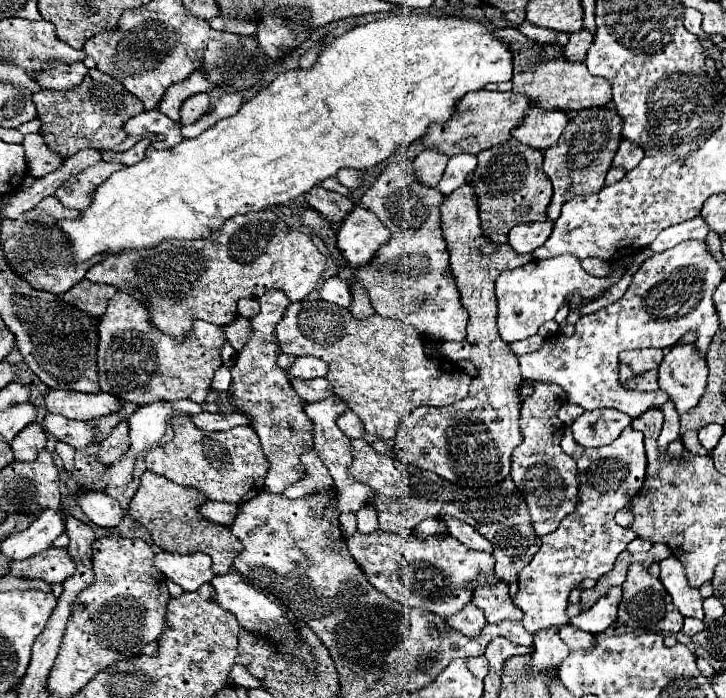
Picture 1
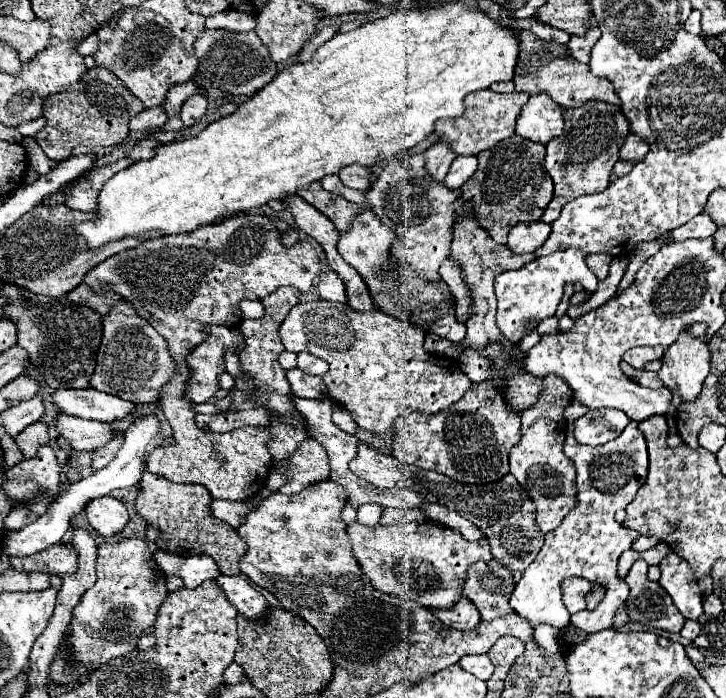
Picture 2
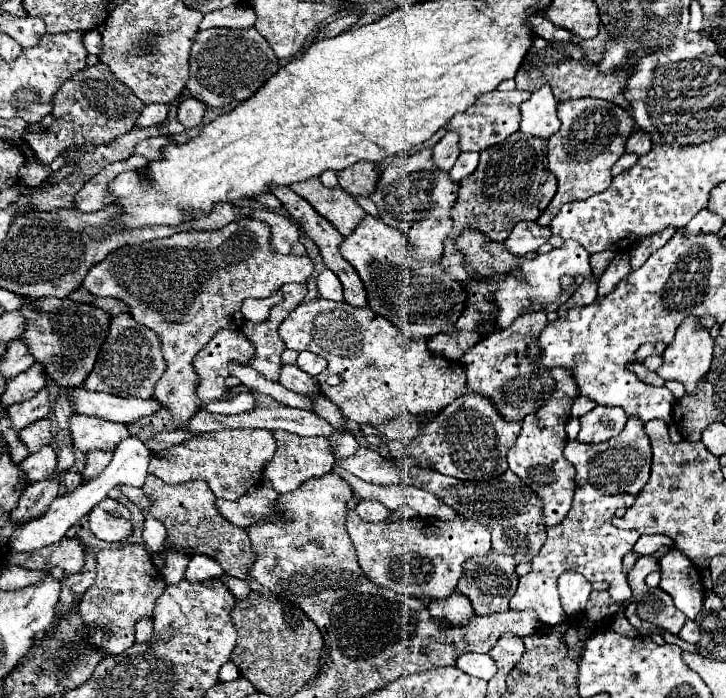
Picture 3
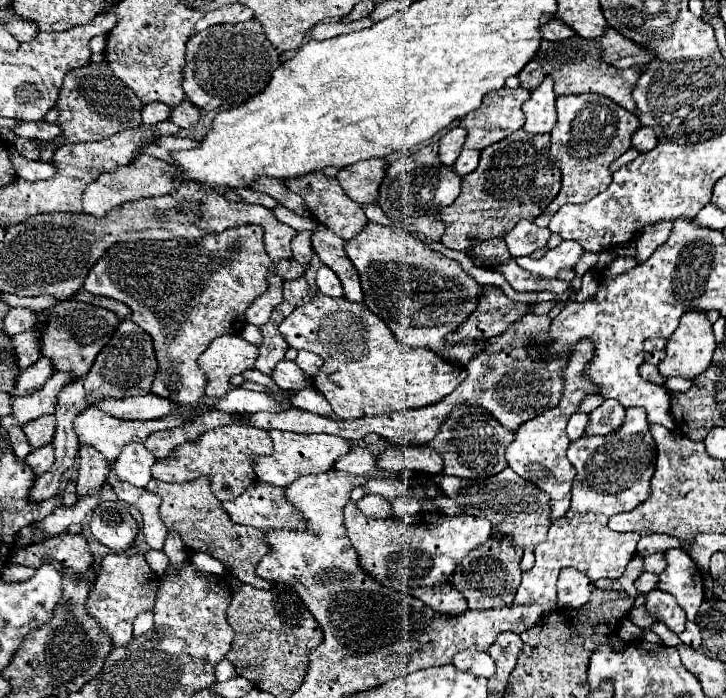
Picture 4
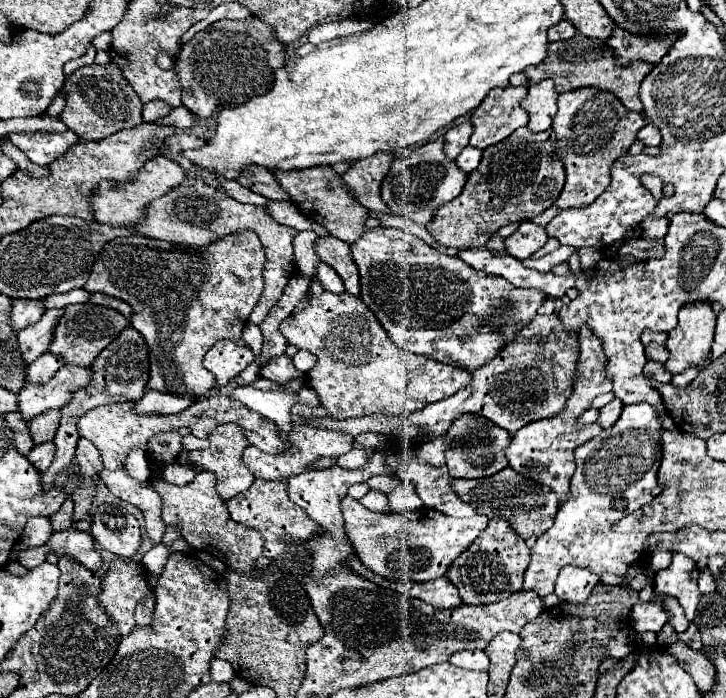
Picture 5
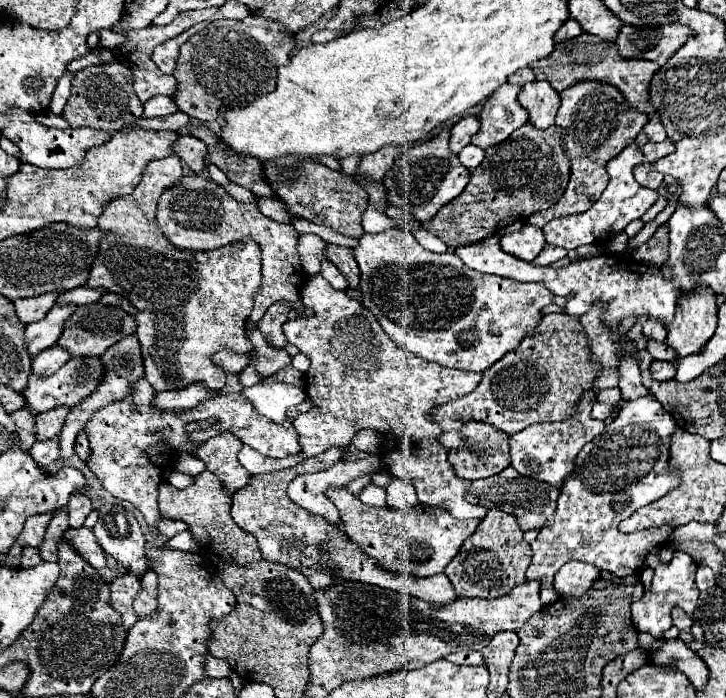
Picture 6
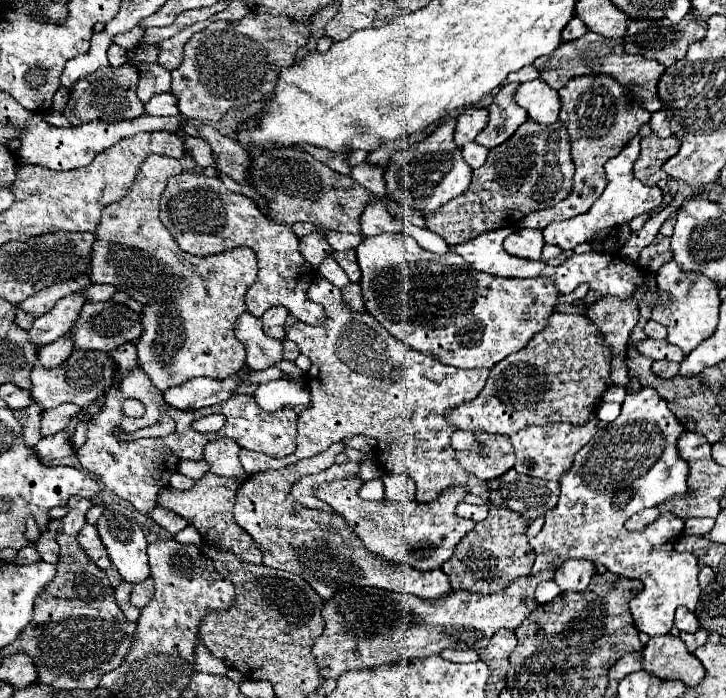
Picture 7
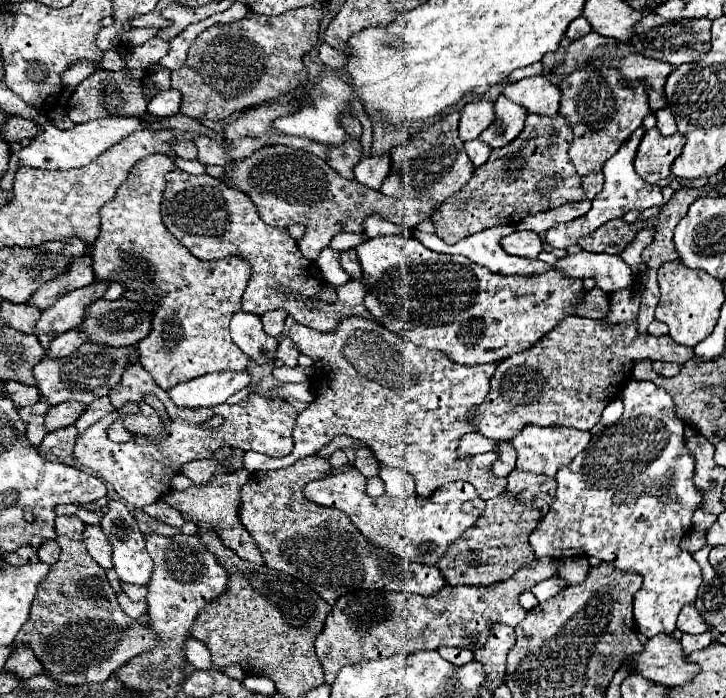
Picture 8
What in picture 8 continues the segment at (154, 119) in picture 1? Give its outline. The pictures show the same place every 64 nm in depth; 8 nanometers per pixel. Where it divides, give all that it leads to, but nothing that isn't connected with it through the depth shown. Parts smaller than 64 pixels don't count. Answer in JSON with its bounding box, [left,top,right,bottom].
[148,90,180,116]

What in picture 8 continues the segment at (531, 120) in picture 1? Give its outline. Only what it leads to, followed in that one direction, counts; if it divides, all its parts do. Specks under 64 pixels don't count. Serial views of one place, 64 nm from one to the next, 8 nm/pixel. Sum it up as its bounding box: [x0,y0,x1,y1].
[502,76,560,116]

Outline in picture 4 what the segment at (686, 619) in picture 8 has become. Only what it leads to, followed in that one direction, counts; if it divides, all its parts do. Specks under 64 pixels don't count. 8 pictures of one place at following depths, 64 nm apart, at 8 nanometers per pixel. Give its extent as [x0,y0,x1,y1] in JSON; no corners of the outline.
[646,590,686,634]

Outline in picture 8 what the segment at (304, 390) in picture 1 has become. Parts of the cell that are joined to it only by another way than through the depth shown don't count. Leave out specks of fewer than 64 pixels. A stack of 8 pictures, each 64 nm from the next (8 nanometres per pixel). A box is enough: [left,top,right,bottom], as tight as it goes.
[230,310,278,364]

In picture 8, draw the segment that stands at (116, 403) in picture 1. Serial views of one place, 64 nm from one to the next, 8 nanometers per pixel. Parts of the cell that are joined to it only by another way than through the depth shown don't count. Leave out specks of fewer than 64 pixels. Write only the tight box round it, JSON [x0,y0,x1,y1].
[168,372,252,406]

